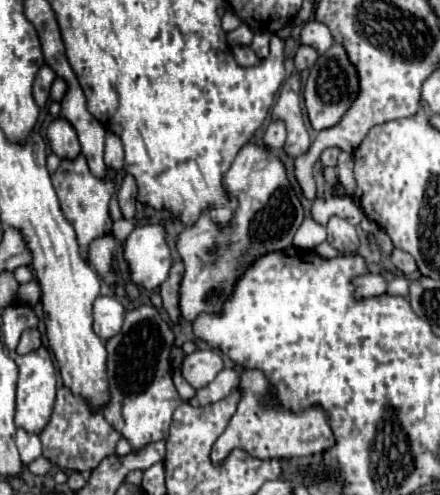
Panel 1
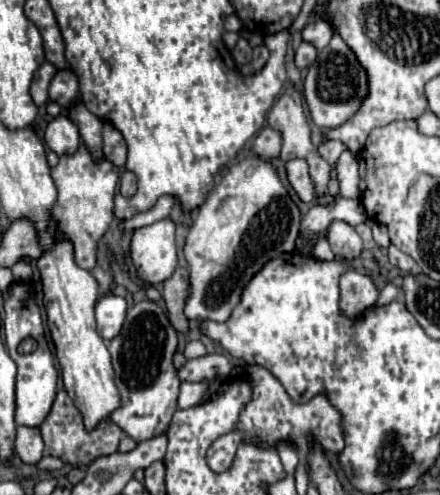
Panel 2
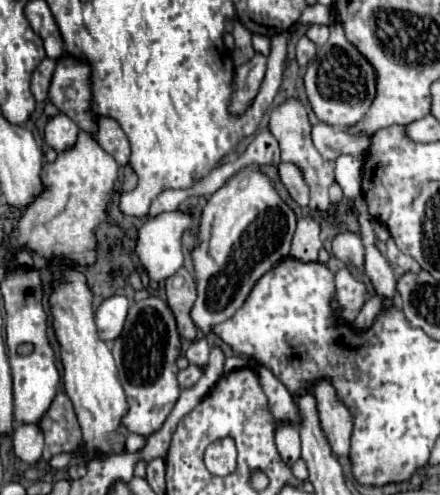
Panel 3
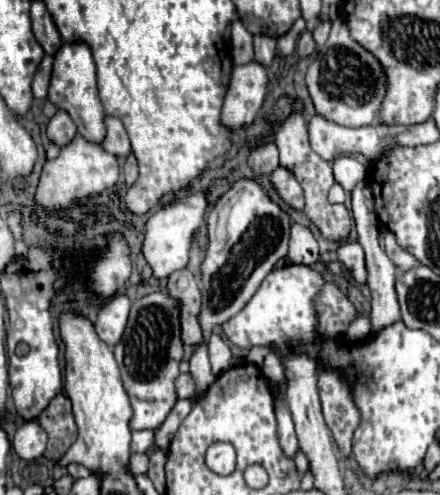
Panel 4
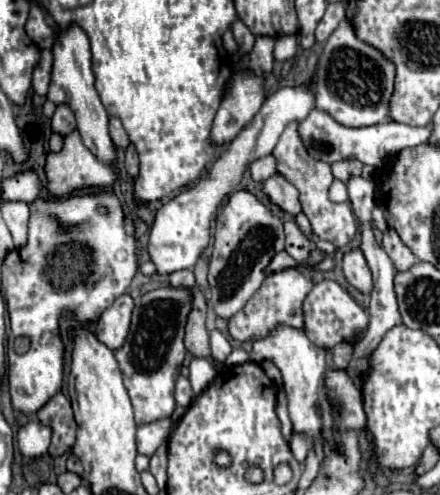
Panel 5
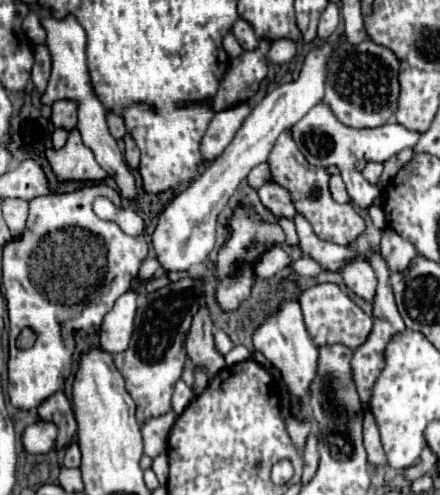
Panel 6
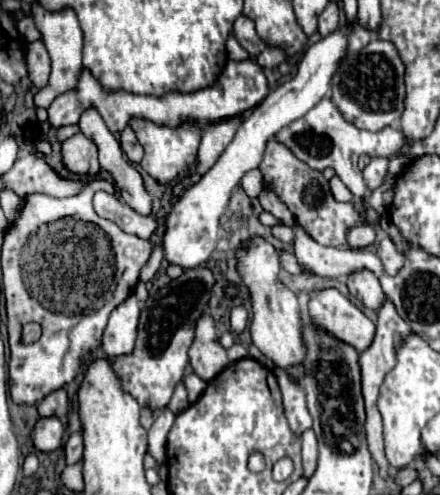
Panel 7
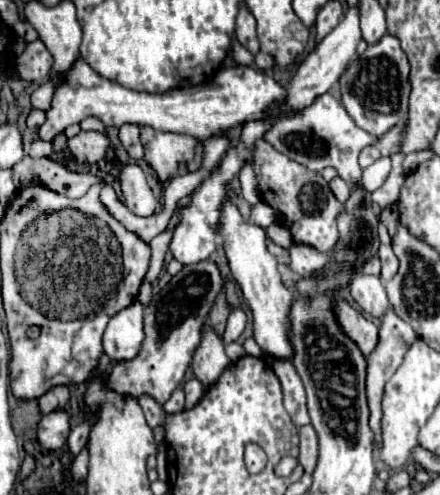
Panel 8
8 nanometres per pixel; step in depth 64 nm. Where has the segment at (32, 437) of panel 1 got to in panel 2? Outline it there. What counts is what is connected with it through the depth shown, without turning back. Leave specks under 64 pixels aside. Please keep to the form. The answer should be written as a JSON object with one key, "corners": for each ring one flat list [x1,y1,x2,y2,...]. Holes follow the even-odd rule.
{"corners":[[18,426,14,448,16,448,18,458,24,464,36,464,42,458,42,450,44,450,44,444,40,440,40,430]]}

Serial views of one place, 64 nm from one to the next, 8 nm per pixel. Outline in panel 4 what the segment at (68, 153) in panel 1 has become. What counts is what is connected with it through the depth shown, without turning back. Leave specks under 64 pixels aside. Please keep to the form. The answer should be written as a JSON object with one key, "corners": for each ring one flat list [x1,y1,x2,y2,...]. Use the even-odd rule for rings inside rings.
{"corners":[[58,110,54,114,54,118,50,118,50,122,48,122,48,130,46,130,48,140,54,142,56,146,64,148,66,144,70,144,74,134,76,134,76,126,74,126,72,118,66,112]]}

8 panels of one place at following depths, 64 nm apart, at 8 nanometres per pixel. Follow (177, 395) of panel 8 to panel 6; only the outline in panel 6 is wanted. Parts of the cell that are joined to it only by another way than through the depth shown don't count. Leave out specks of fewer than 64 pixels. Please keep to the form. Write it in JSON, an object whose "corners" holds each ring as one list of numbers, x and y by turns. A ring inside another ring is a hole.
{"corners":[[178,380,176,382,176,388,174,388,174,396,172,396,172,410,176,414,182,414,184,408,190,404,192,398,194,398,192,388,184,380]]}

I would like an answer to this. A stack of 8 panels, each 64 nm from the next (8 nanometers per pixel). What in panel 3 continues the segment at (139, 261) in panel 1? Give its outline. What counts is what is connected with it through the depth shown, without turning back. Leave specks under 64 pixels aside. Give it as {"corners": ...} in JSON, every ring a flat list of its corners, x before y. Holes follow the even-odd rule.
{"corners":[[164,212,148,222,144,222,144,226,138,230,138,240,136,240,136,254,138,260,142,264,142,268,148,272,150,280,154,282,162,282,166,278,170,278,176,270,182,268,184,256,182,256,182,248,180,248,180,240,182,240,182,232,190,226,190,216,188,214,178,214,178,212]]}

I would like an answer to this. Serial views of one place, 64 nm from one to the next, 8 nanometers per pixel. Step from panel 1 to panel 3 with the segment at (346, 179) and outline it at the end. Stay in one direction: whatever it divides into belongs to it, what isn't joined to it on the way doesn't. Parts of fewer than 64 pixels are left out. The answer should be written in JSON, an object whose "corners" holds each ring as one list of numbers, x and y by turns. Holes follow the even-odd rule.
{"corners":[[342,154,336,160,336,182,340,184,344,198,354,200,360,194,362,182,362,160,350,154]]}

